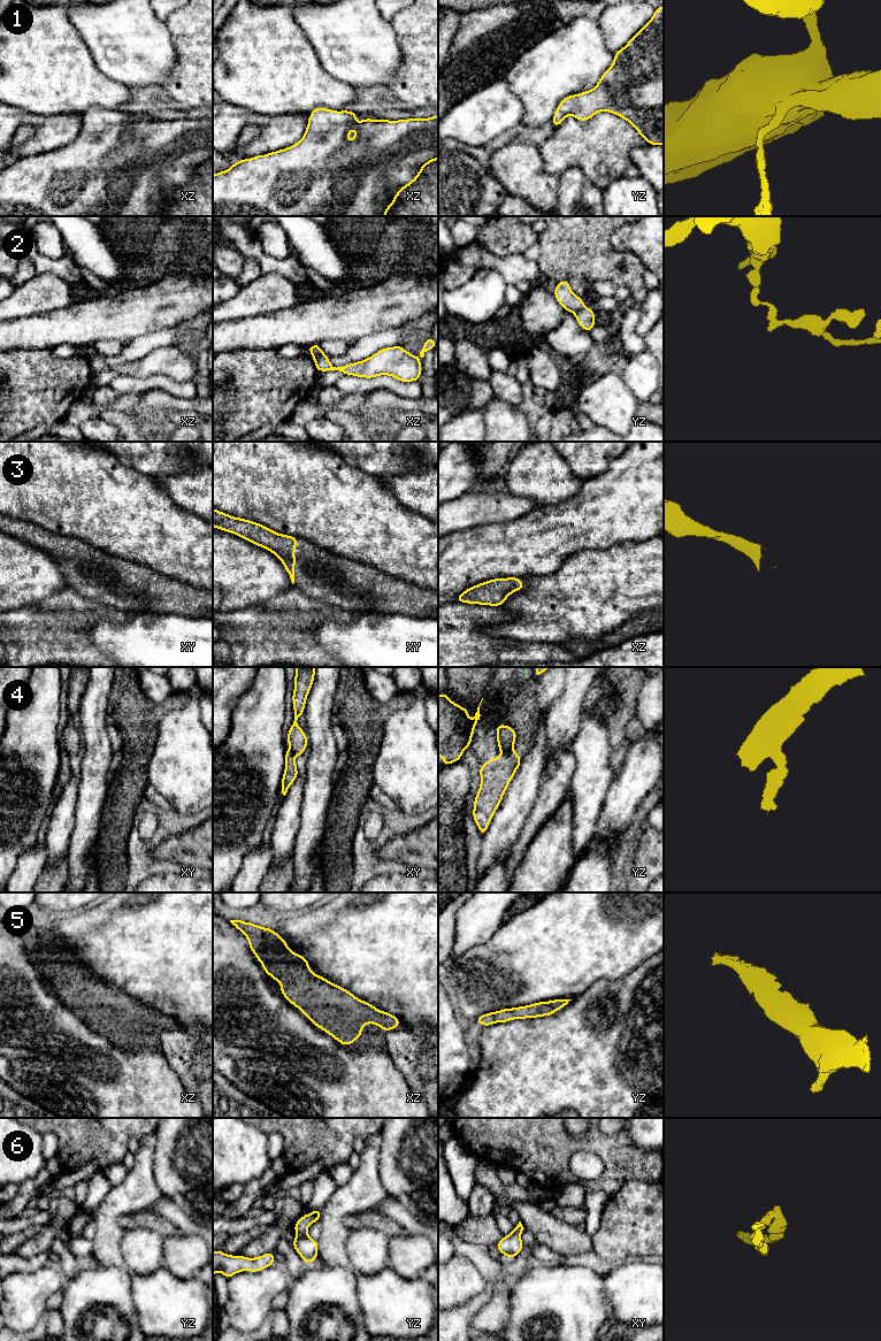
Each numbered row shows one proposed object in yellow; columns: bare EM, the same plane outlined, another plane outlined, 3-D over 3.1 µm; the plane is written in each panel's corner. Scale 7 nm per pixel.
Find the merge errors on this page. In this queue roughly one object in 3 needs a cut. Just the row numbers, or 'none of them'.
2, 4

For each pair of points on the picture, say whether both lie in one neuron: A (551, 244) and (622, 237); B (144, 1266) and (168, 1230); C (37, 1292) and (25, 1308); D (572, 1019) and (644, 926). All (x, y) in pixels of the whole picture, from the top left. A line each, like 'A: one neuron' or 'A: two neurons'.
A: two neurons
B: two neurons
C: one neuron
D: two neurons

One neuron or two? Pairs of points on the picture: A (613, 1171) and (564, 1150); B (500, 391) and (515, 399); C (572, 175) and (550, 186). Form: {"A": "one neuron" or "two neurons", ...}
{"A": "one neuron", "B": "one neuron", "C": "two neurons"}

